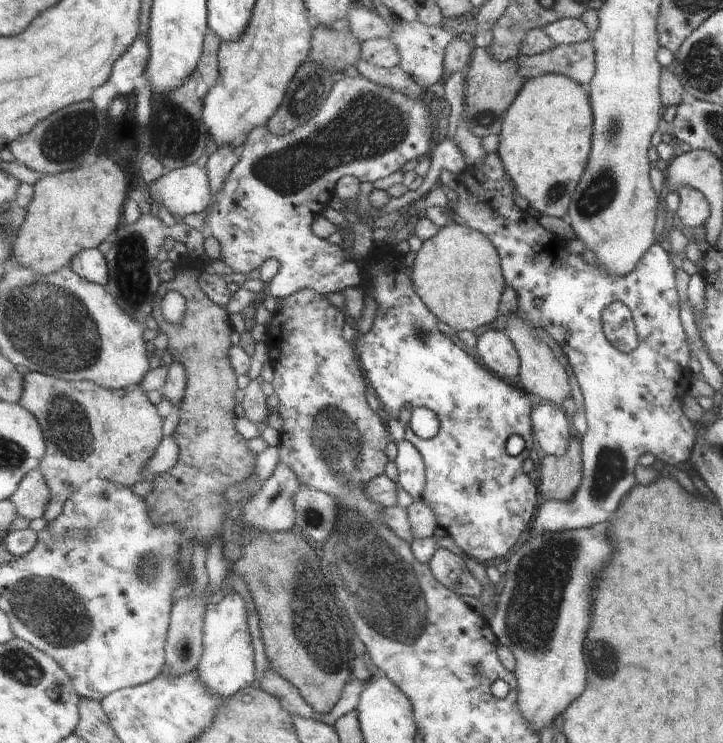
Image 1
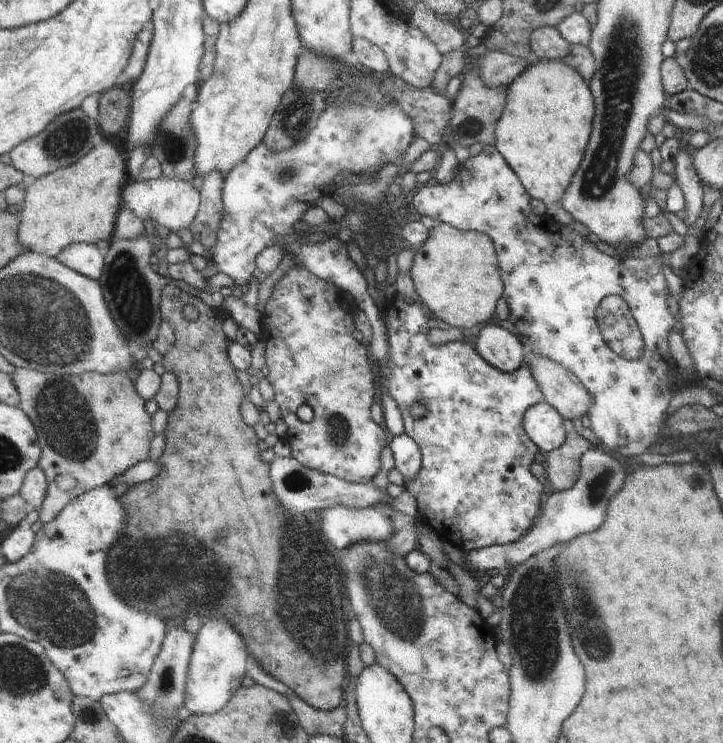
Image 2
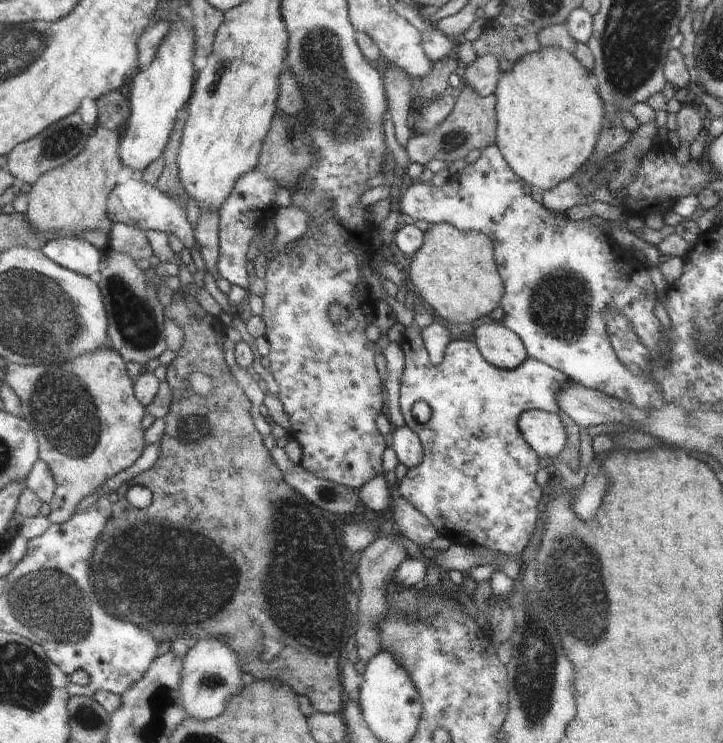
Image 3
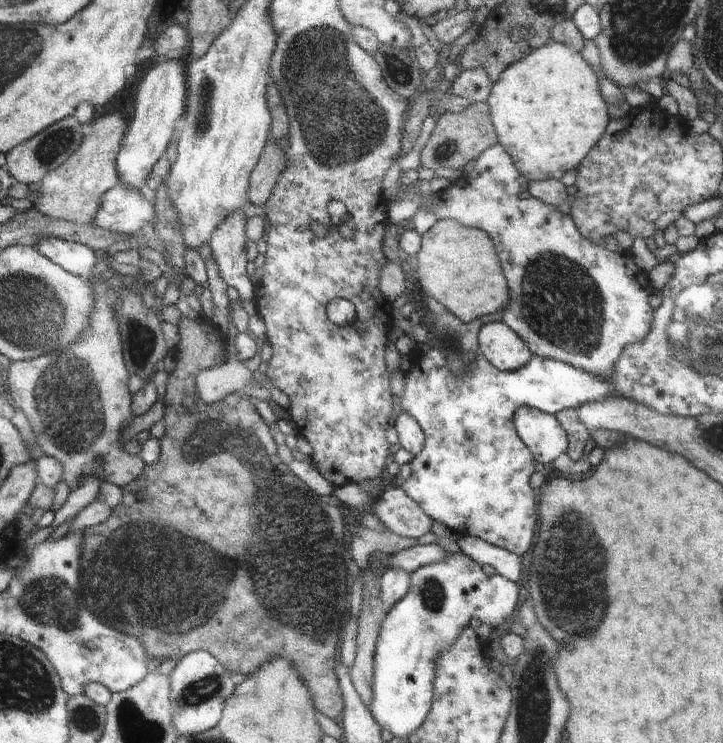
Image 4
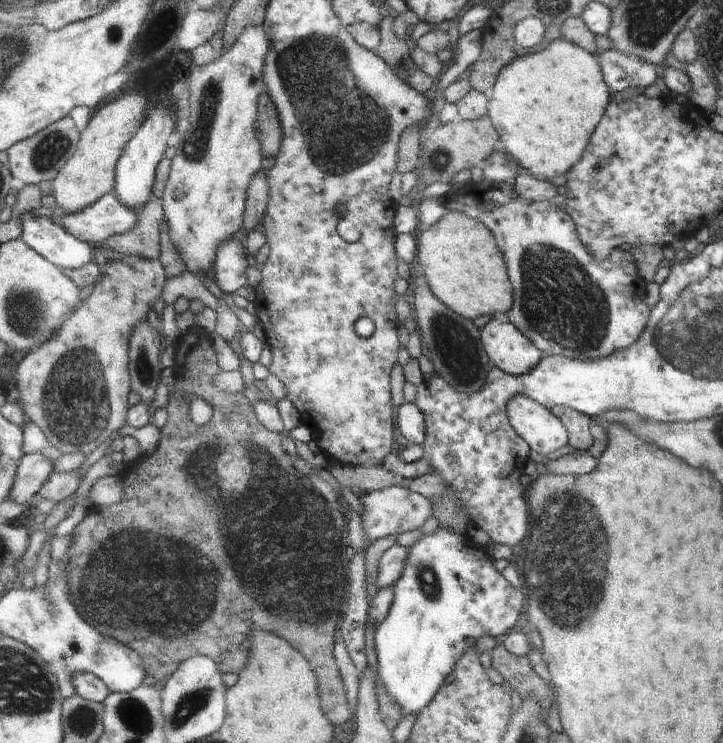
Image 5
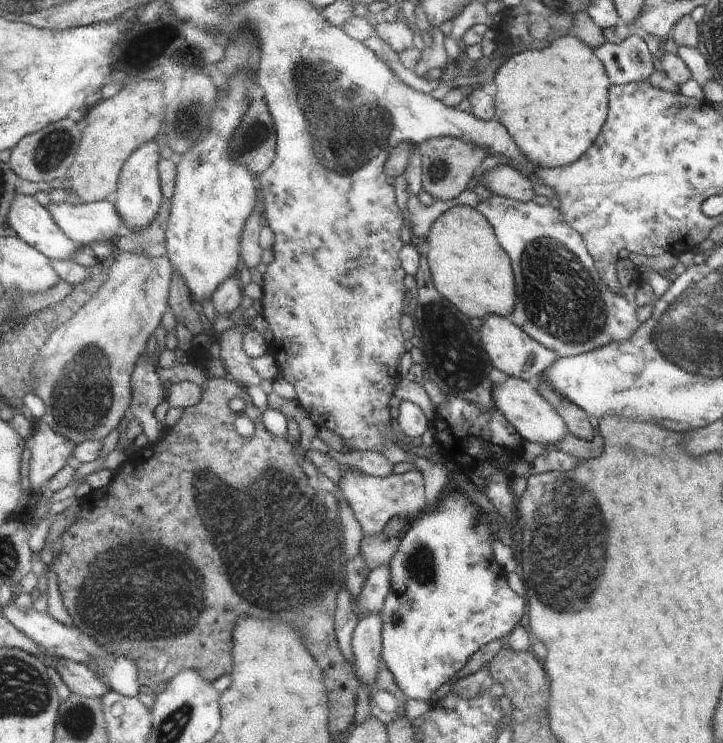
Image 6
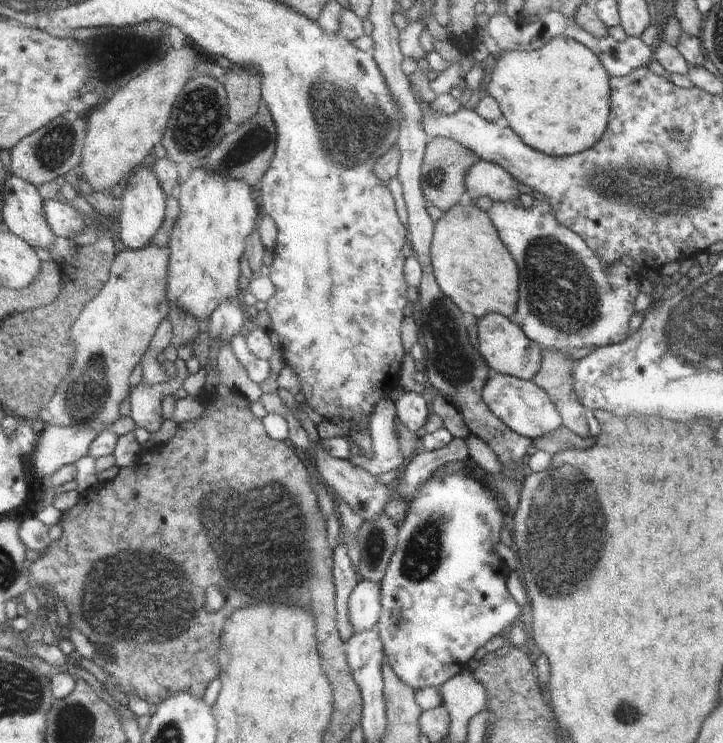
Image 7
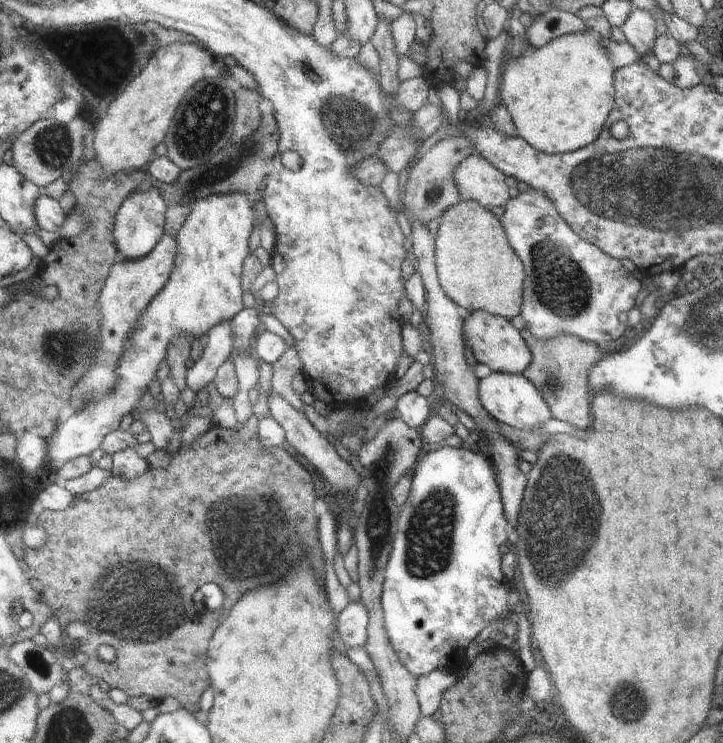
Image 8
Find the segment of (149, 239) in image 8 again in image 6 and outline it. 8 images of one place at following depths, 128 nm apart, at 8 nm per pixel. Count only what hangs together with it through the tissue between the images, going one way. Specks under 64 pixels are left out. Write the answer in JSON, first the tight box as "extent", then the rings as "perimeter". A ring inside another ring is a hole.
{"extent":[116,141,164,230],"perimeter":[[[158,141],[148,142],[124,166],[123,176],[120,177],[120,188],[116,194],[116,203],[120,214],[124,216],[124,222],[132,230],[142,230],[152,226],[156,218],[160,216],[160,210],[163,209],[164,192],[163,179],[161,178],[160,162],[162,160],[162,147]]]}

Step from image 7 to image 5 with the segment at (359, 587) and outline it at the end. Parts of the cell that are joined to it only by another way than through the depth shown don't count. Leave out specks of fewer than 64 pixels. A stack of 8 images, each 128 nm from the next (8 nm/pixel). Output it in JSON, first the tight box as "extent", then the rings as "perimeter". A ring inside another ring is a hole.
{"extent":[374,544,408,595],"perimeter":[[[401,544],[391,546],[382,554],[377,568],[376,582],[374,582],[376,595],[380,590],[394,586],[404,570],[406,560],[408,560],[408,548],[404,548]]]}

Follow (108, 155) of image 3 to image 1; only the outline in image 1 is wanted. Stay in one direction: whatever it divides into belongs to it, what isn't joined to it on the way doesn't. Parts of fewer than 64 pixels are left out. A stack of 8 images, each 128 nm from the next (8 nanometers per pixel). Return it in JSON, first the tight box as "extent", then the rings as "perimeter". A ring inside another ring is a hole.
{"extent":[12,153,128,274],"perimeter":[[[102,153],[96,164],[88,164],[74,171],[43,176],[34,186],[35,196],[28,206],[28,218],[18,232],[12,257],[17,264],[32,266],[40,274],[56,274],[58,270],[72,267],[72,260],[88,248],[102,246],[104,240],[113,239],[124,218],[124,206],[128,200],[128,186],[124,170]]]}

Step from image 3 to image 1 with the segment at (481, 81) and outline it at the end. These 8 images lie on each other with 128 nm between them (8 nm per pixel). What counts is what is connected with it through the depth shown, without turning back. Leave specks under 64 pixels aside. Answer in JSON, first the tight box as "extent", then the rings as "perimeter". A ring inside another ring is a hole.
{"extent":[516,41,596,85],"perimeter":[[[592,41],[576,44],[557,44],[552,50],[534,56],[522,56],[516,59],[522,78],[532,78],[543,74],[564,74],[588,85],[595,73],[596,53]]]}

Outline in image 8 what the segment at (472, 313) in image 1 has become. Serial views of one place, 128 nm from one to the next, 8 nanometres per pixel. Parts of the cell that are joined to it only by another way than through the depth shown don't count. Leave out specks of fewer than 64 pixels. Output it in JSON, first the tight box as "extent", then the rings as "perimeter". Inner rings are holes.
{"extent":[435,200,527,320],"perimeter":[[[461,200],[439,217],[435,236],[435,264],[446,296],[463,312],[484,310],[517,320],[522,312],[527,280],[523,261],[516,254],[502,228],[502,222],[476,200]]]}

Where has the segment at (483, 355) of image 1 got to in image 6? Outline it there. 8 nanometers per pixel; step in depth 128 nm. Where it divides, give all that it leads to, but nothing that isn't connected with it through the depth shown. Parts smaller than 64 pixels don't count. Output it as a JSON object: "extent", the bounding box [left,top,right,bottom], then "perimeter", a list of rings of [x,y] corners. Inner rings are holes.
{"extent":[479,315,560,385],"perimeter":[[[492,315],[486,318],[479,329],[479,335],[482,346],[496,371],[507,376],[524,379],[533,385],[543,370],[550,368],[560,360],[559,352],[548,350],[547,347],[536,342],[523,328],[510,322],[508,317]]]}

